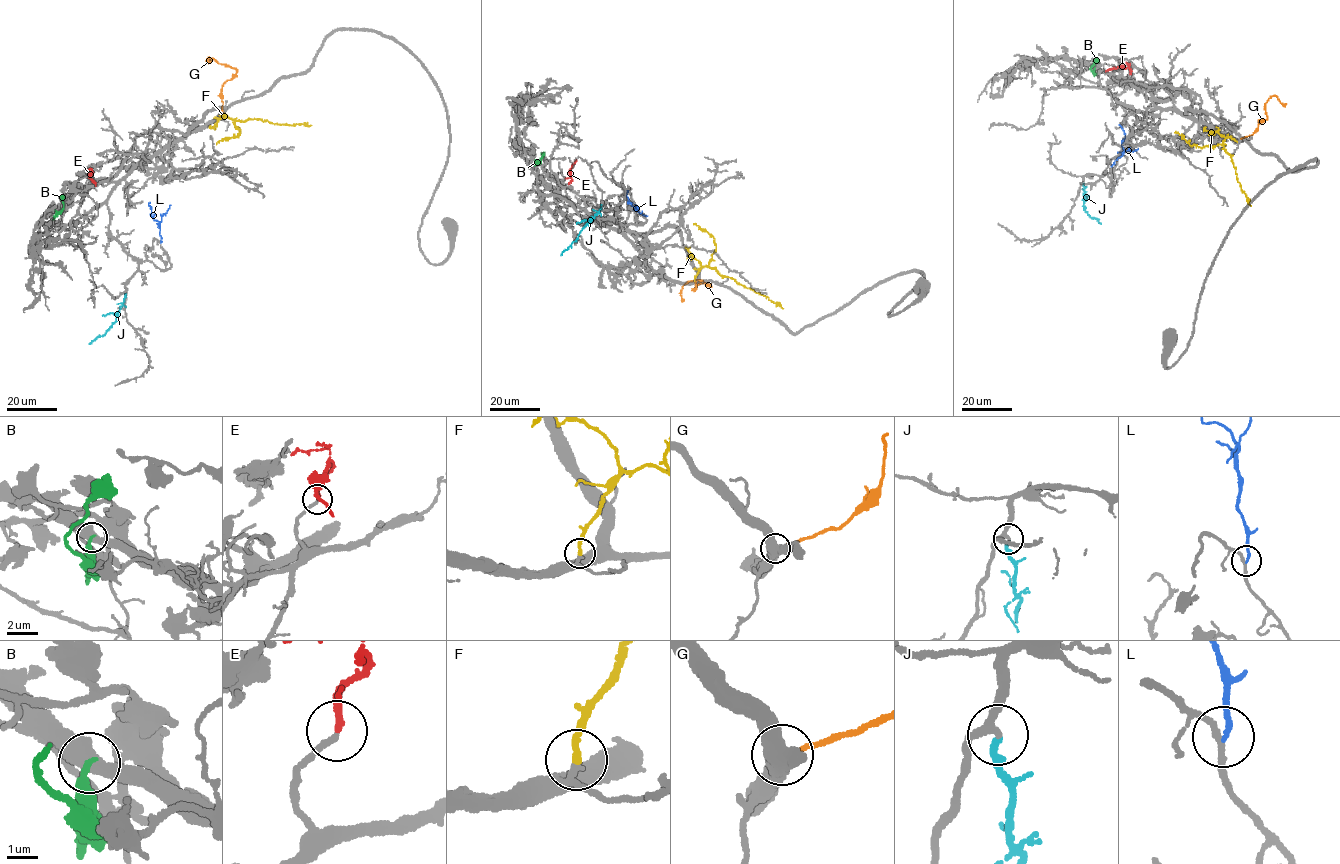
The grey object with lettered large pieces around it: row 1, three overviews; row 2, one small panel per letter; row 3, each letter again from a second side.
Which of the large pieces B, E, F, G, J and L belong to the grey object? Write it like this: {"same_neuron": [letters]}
{"same_neuron": ["E", "F", "J"]}

